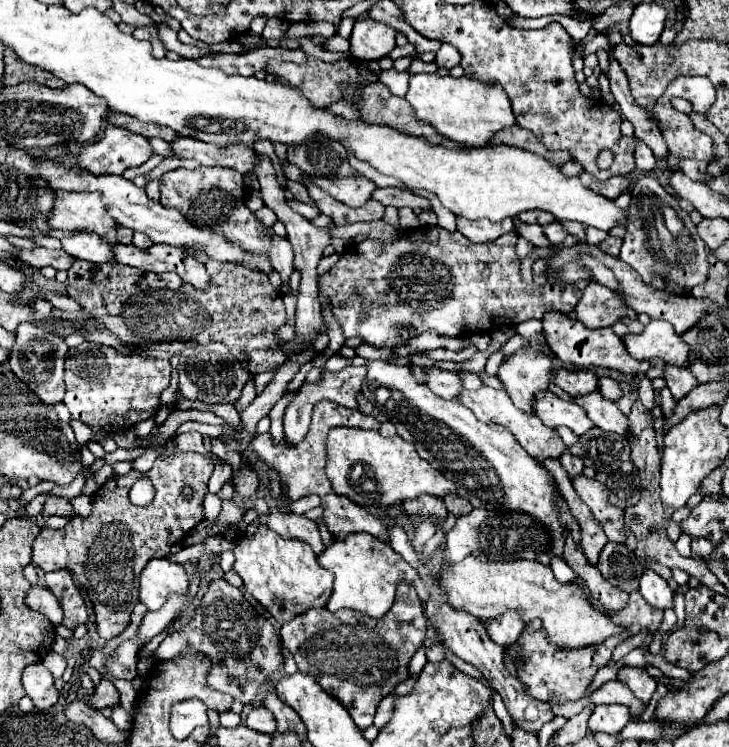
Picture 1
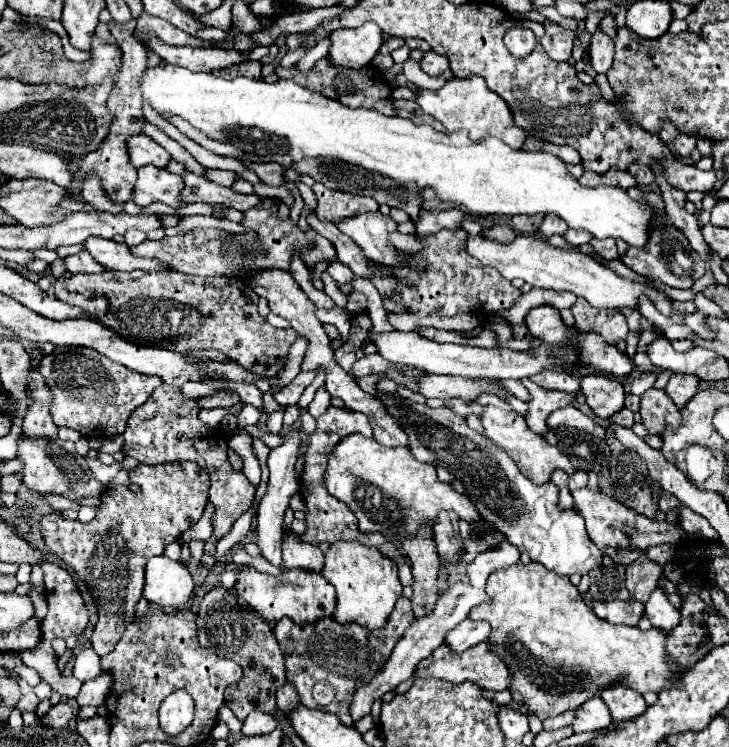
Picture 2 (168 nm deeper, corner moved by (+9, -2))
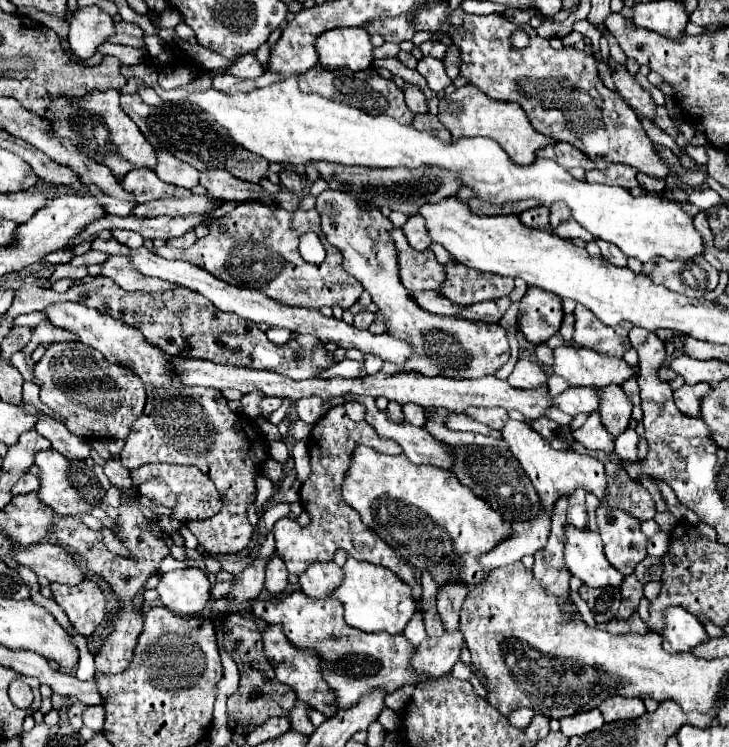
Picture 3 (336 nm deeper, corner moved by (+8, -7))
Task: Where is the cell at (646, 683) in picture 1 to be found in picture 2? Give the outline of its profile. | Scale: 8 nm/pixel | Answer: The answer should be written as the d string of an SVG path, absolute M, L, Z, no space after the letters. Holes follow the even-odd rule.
M613 685L611 689L605 689L605 693L601 693L601 699L609 707L613 721L639 717L647 709L645 699L627 685Z

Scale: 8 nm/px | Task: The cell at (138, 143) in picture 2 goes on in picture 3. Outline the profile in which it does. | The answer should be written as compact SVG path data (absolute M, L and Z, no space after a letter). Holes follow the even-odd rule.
M156 150L156 166L152 168L162 182L182 186L182 188L194 188L198 184L198 170L194 166L174 158L170 152Z

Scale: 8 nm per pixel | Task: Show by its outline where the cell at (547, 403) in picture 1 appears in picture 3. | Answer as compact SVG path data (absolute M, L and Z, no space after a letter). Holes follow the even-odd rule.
M596 412L590 414L588 420L578 430L574 430L574 438L588 450L604 450L604 452L614 450L614 438L606 432Z

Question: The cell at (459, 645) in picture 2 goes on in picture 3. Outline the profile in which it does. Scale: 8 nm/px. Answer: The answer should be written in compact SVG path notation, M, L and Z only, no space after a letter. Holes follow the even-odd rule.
M460 630L444 632L440 638L426 638L416 646L414 668L430 676L442 676L452 670L458 662L464 646L464 636Z

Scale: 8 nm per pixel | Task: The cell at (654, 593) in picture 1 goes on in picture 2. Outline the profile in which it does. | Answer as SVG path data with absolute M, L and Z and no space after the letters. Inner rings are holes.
M655 589L651 593L649 601L645 603L645 615L653 627L663 631L671 631L681 623L681 611L669 603L667 595L661 589Z

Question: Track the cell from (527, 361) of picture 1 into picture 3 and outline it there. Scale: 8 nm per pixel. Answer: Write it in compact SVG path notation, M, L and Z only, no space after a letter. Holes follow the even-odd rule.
M568 388L560 396L554 398L554 408L562 412L596 412L598 410L598 396L592 388Z

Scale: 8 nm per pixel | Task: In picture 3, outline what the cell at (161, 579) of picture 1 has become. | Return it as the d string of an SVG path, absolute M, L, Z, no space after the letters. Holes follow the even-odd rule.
M200 568L160 574L156 592L174 614L198 614L210 600L210 582Z

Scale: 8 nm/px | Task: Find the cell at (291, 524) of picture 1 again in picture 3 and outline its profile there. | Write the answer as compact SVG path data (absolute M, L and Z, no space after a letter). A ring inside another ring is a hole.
M312 562L304 574L300 574L300 588L314 598L326 598L334 588L338 588L338 582L342 582L342 570L334 562Z

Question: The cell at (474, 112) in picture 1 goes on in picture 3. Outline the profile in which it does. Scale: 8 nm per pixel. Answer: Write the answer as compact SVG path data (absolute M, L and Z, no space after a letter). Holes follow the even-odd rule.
M470 84L464 86L464 88L454 90L452 94L446 94L440 100L438 120L450 130L452 138L460 138L460 136L486 136L486 138L492 138L518 164L534 162L534 158L536 158L534 152L538 148L544 148L544 146L554 142L552 138L546 138L544 134L536 132L530 126L528 116L520 110L518 104L498 102L498 100L486 98L486 94L482 94L476 86L470 86Z

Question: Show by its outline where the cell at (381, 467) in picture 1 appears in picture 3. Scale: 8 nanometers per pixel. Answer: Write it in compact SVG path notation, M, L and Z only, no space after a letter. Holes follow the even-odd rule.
M358 446L352 454L350 468L342 482L342 500L352 506L362 522L382 536L402 560L418 570L430 570L436 582L442 584L446 578L462 578L466 584L478 584L484 580L482 568L478 566L478 556L490 552L502 538L510 534L510 522L504 522L502 516L490 508L488 502L472 494L470 488L460 484L450 470L434 466L416 466L404 454L390 456L376 452L368 446Z

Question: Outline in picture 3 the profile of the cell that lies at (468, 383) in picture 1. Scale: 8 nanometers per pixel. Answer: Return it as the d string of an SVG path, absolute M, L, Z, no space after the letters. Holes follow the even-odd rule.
M450 414L446 421L446 426L456 431L479 433L496 439L501 438L499 431L496 431L480 422L472 420L464 414Z

